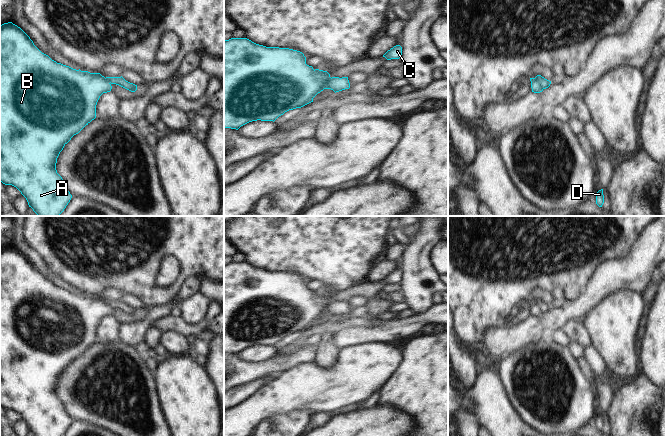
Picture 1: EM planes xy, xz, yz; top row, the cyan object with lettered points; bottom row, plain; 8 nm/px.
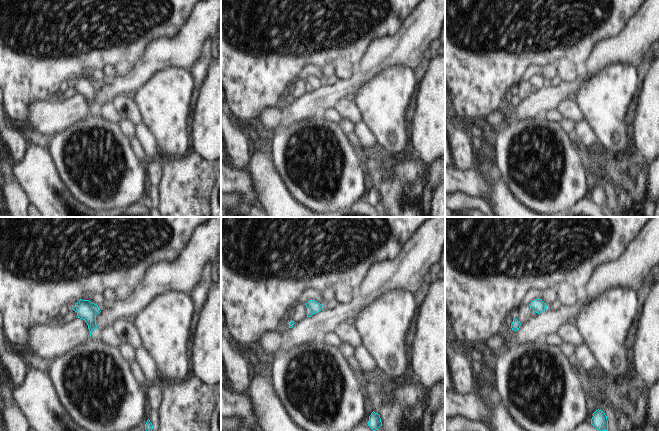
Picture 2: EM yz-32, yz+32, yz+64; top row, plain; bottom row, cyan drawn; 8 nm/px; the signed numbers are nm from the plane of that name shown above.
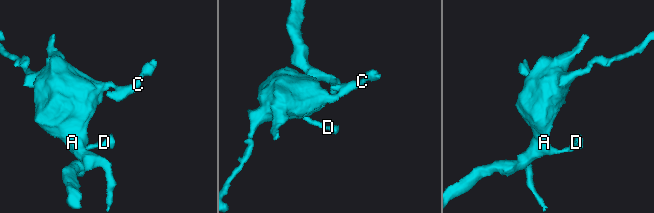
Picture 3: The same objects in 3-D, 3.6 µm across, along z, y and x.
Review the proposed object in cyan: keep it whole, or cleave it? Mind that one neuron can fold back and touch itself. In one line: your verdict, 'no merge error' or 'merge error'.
merge error

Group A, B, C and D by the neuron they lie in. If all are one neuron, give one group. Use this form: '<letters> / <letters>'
A B D / C

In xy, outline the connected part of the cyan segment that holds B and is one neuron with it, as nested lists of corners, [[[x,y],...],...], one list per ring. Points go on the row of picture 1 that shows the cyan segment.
[[[12,22],[0,25],[0,182],[16,187],[26,198],[29,207],[38,216],[60,216],[70,202],[72,195],[66,189],[62,177],[56,170],[57,158],[71,138],[96,118],[96,105],[100,96],[110,92],[111,89],[111,84],[100,73],[76,70],[52,60],[34,45],[30,37],[20,27]]]

